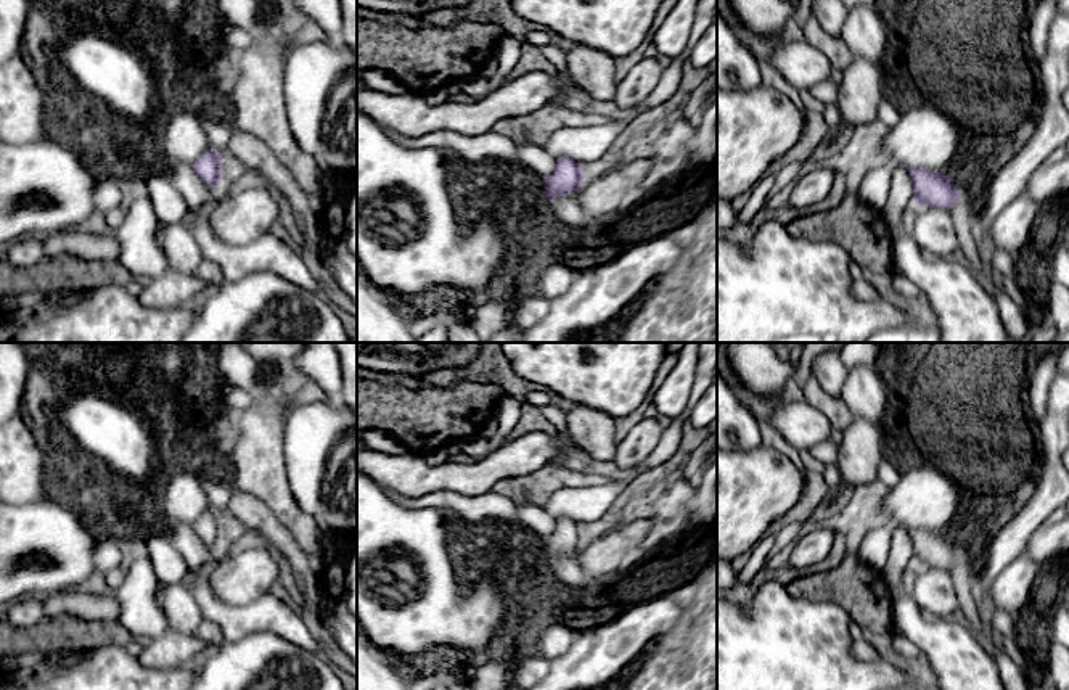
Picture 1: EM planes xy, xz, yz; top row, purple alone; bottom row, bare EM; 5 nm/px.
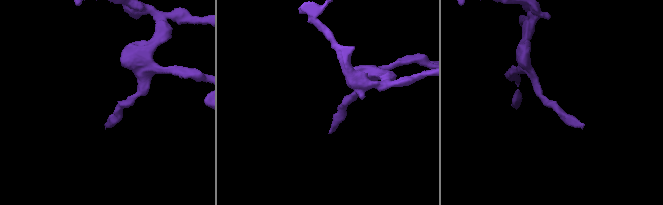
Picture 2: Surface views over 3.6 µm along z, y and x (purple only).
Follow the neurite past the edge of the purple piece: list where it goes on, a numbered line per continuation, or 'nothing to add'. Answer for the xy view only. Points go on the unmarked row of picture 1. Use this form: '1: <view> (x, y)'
nothing to add

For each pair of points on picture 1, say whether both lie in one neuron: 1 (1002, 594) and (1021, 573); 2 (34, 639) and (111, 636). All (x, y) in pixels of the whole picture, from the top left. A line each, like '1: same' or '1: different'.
1: same
2: same

